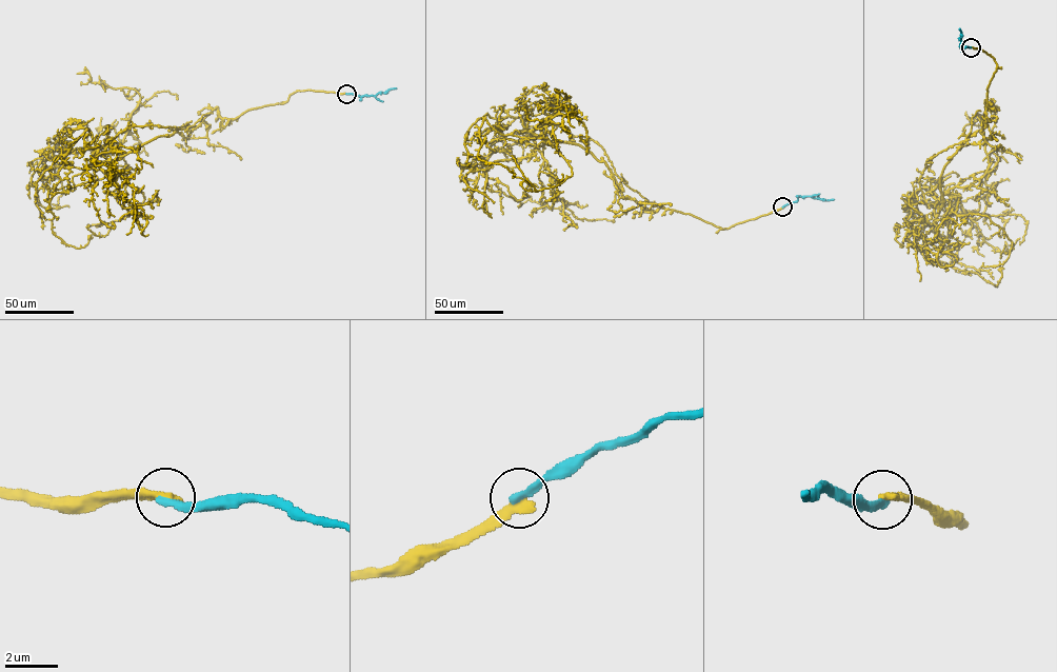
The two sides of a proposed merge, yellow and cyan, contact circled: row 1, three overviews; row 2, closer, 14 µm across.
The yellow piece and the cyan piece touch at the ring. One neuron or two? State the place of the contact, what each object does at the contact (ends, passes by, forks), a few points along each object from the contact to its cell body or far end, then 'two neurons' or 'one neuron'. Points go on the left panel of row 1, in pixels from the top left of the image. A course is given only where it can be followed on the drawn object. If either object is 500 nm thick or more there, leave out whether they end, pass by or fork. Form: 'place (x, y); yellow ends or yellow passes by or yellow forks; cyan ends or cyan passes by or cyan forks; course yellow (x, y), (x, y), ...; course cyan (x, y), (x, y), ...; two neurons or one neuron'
place (346, 94); yellow ends; cyan ends; course yellow (346, 93), (216, 106), (97, 164), (90, 131), (54, 136), (46, 158), (90, 150), (108, 175); course cyan (346, 93), (361, 97), (396, 89); two neurons

